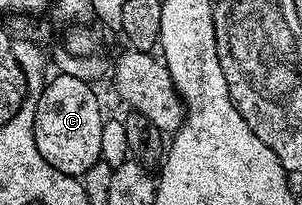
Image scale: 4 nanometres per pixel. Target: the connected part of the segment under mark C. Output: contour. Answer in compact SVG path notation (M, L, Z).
M63 72L56 75L44 84L43 92L36 100L35 144L47 164L79 179L102 160L101 129L105 115L101 113L99 99L92 89L94 86L88 80Z

